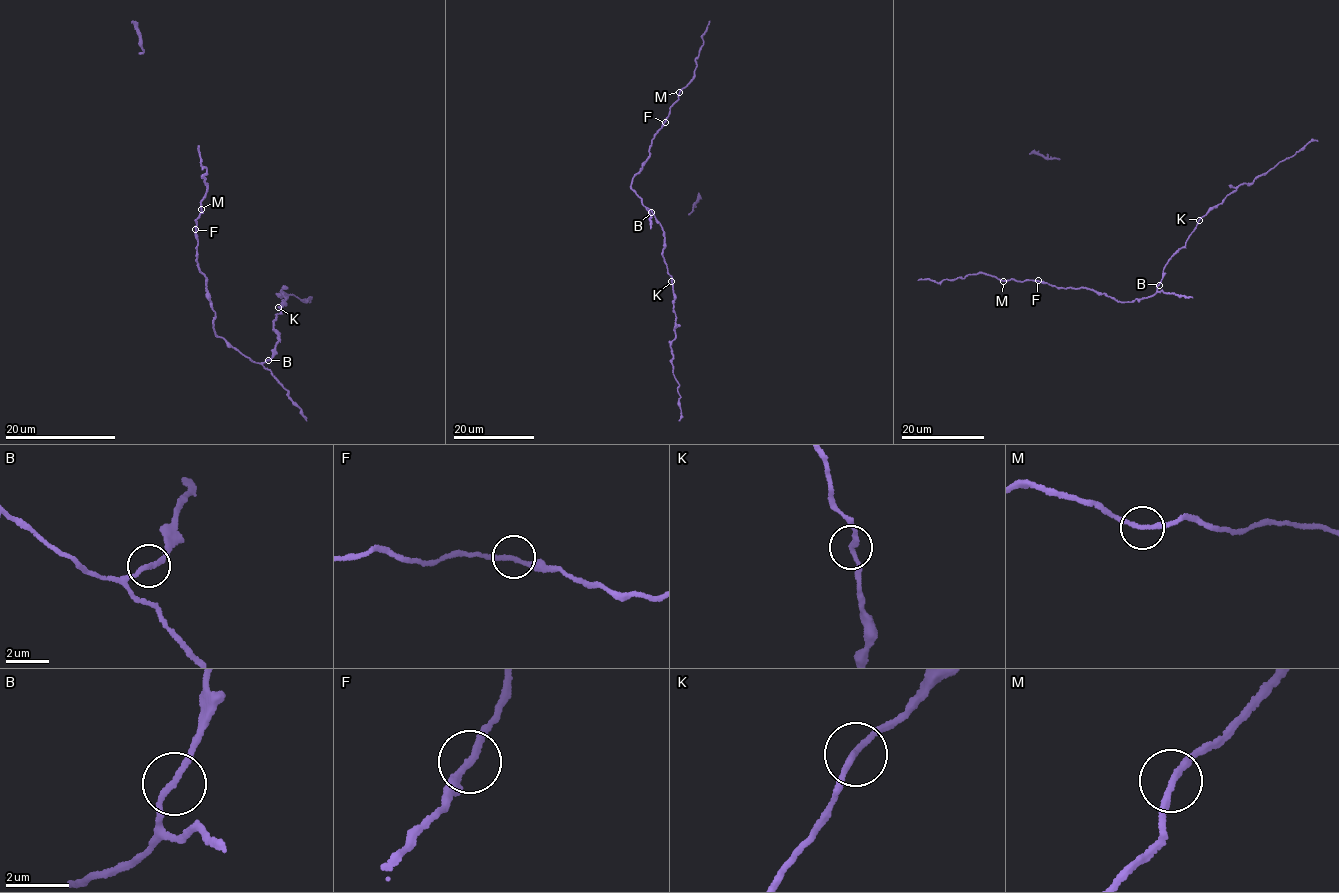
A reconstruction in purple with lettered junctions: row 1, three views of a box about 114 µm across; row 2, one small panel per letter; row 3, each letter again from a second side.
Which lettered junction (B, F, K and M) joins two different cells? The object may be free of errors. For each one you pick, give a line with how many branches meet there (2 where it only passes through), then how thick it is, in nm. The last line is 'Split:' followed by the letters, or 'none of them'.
K: Branches: 2. Thickness 190 nm
Split: K

